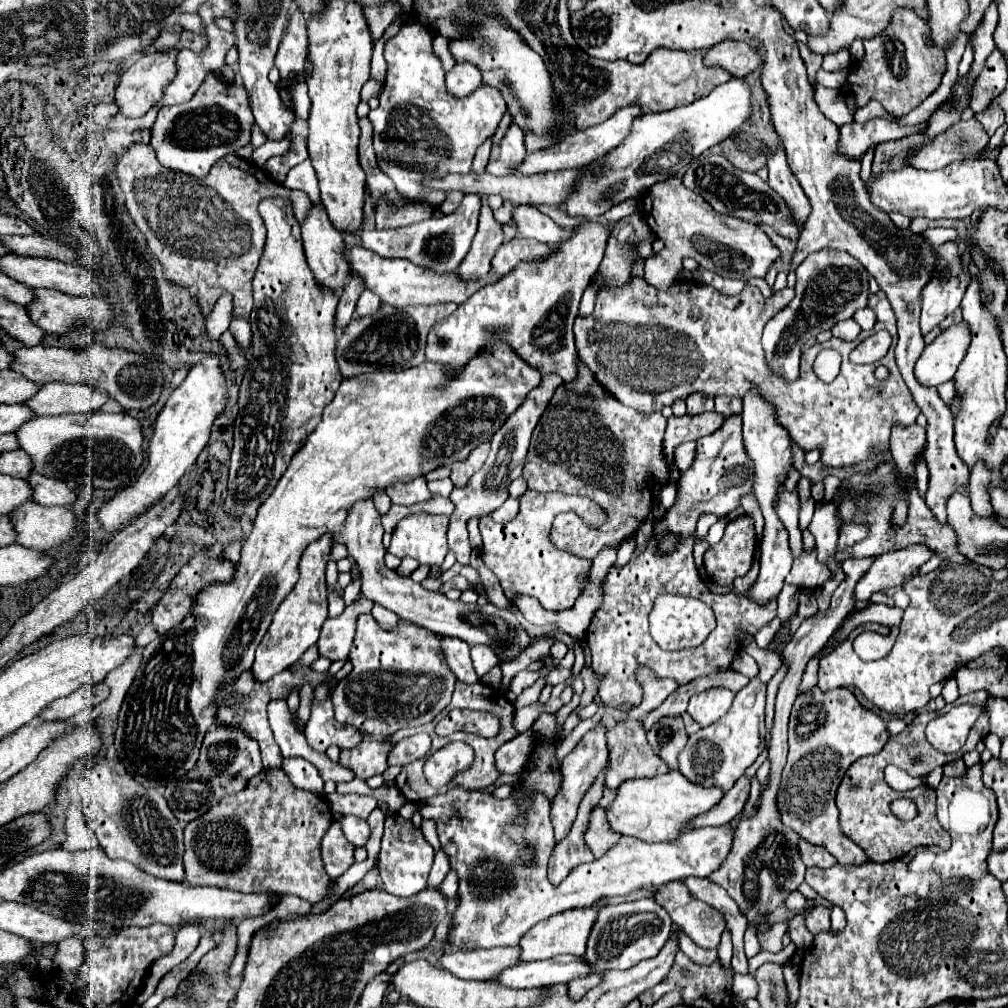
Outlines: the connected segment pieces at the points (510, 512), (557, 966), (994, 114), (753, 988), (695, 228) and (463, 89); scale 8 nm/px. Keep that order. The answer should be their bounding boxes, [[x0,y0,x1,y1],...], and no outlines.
[[492,498,520,522],[494,956,592,990],[974,102,1004,136],[734,974,758,1002],[644,176,780,290],[446,62,482,98]]

